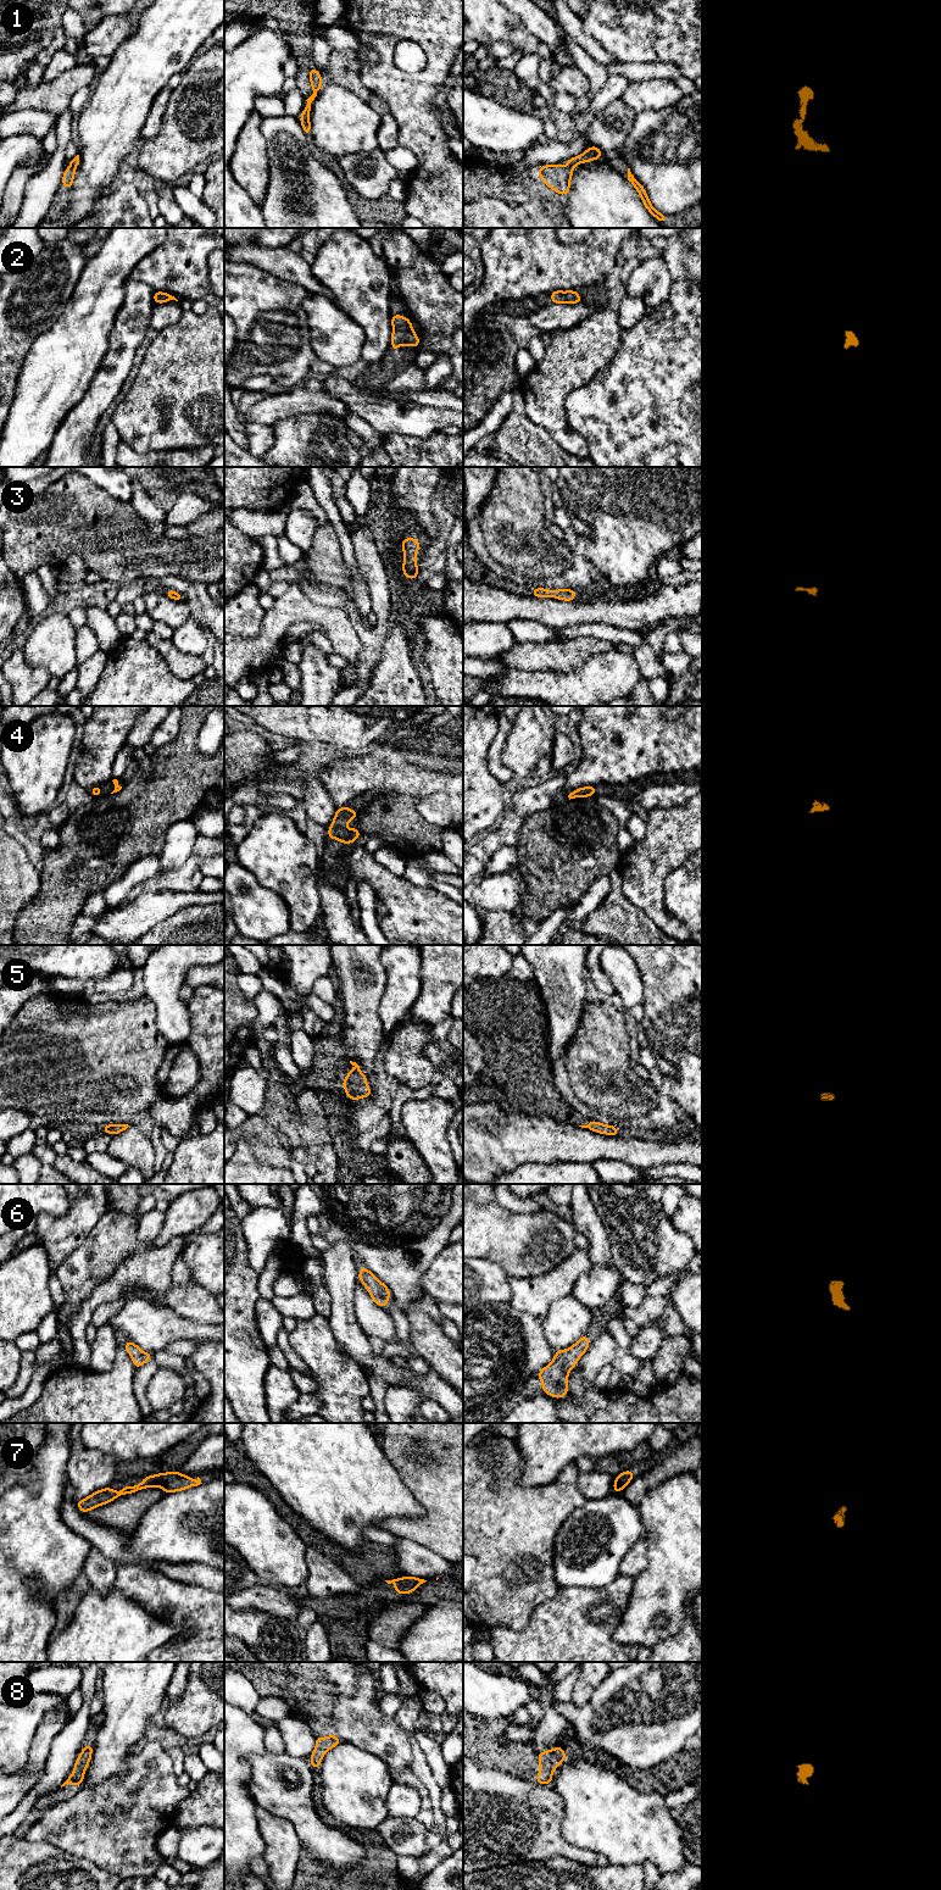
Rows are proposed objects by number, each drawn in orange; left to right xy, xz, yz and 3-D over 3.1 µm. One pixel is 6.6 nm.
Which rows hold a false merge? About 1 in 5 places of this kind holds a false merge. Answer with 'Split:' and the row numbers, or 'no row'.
Split: no row

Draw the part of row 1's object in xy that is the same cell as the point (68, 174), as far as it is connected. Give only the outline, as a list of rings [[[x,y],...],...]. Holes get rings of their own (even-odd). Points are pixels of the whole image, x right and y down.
[[[77,155],[72,160],[67,160],[67,161],[71,163],[71,166],[65,169],[63,178],[62,178],[61,183],[62,183],[62,187],[72,189],[73,178],[76,174],[76,167],[79,165],[79,155]]]

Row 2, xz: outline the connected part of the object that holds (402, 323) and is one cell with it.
[[[391,315],[392,334],[391,334],[391,349],[392,352],[400,345],[408,345],[411,348],[418,348],[421,340],[417,333],[412,329],[412,322],[400,315]]]

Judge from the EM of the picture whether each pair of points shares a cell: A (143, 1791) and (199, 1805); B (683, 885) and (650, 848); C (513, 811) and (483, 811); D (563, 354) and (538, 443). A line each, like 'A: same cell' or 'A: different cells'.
A: different cells
B: different cells
C: different cells
D: different cells

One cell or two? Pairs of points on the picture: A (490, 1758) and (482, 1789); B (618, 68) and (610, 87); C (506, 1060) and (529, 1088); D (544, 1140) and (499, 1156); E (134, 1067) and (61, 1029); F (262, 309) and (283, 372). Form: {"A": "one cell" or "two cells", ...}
{"A": "two cells", "B": "two cells", "C": "one cell", "D": "one cell", "E": "one cell", "F": "one cell"}

